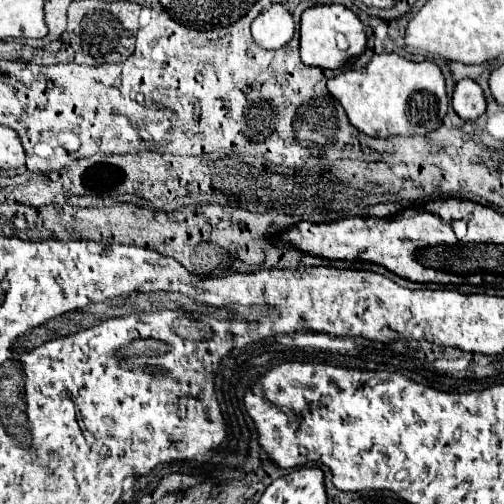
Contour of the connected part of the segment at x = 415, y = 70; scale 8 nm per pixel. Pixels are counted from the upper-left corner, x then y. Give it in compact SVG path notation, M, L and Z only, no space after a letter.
M375 55L367 67L345 71L327 81L329 93L343 105L353 127L371 137L427 135L447 115L447 91L441 69L433 61L413 63L401 55Z

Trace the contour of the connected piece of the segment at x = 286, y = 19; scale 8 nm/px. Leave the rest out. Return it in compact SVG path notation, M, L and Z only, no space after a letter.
M275 3L259 13L251 25L251 33L257 45L265 49L279 49L291 41L295 23L291 13L281 3Z

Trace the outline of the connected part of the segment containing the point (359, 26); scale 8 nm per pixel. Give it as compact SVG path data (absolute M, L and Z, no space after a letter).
M315 5L301 15L301 61L311 67L337 69L357 59L367 47L367 33L359 17L343 5Z

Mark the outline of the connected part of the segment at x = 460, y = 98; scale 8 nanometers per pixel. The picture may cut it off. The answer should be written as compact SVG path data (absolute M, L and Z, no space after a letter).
M461 79L455 85L451 105L453 105L455 113L463 121L469 121L469 119L477 119L479 115L485 113L487 101L485 101L483 89L479 87L477 81L473 81L473 79Z

